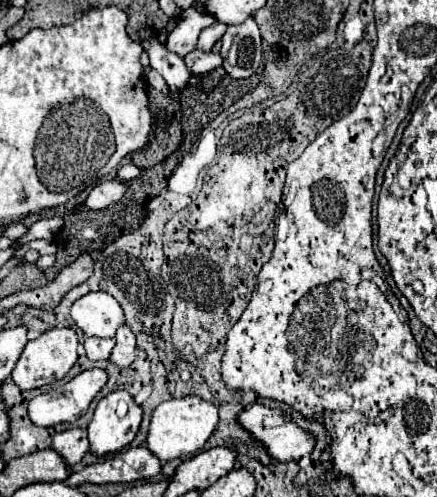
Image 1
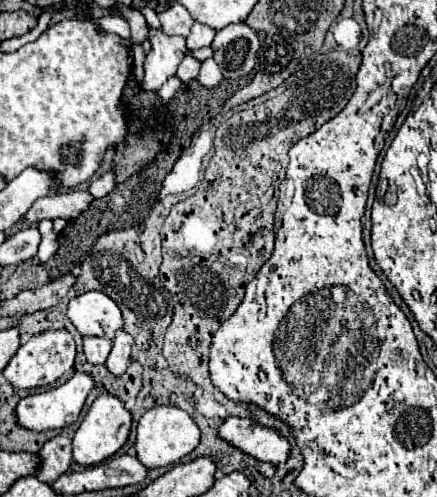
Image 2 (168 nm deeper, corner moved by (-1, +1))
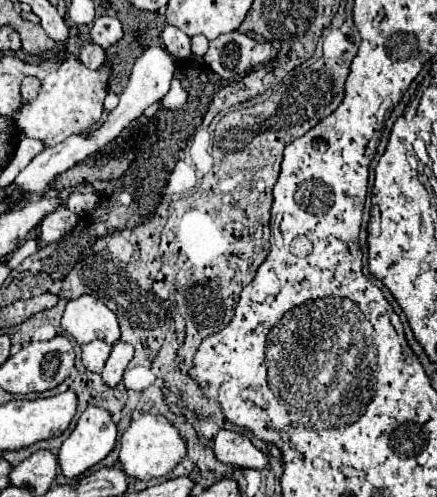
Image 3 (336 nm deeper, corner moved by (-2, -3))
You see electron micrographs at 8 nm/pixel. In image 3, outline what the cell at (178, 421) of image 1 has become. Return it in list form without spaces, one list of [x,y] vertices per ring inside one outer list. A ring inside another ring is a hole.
[[[141,415],[139,419],[131,421],[131,425],[125,429],[121,437],[121,449],[119,449],[119,469],[125,471],[129,479],[149,481],[153,477],[167,475],[187,453],[185,441],[179,437],[179,431],[163,417],[163,415]]]

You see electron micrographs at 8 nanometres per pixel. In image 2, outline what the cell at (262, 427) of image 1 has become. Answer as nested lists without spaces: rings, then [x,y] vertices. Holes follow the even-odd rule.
[[[228,417],[218,429],[220,437],[258,461],[284,463],[290,457],[290,441],[274,427],[262,427],[252,417]]]

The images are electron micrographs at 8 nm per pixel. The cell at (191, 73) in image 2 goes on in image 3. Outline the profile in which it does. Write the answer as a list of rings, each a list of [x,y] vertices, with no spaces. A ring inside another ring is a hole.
[[[173,79],[169,93],[161,99],[161,109],[165,111],[179,111],[187,103],[187,91],[181,87],[179,79]]]

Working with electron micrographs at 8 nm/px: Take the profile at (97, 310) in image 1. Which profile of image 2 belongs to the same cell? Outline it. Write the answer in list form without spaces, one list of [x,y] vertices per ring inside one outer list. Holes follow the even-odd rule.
[[[102,291],[78,295],[68,305],[68,317],[80,335],[96,335],[112,339],[122,329],[122,313],[118,305]]]

